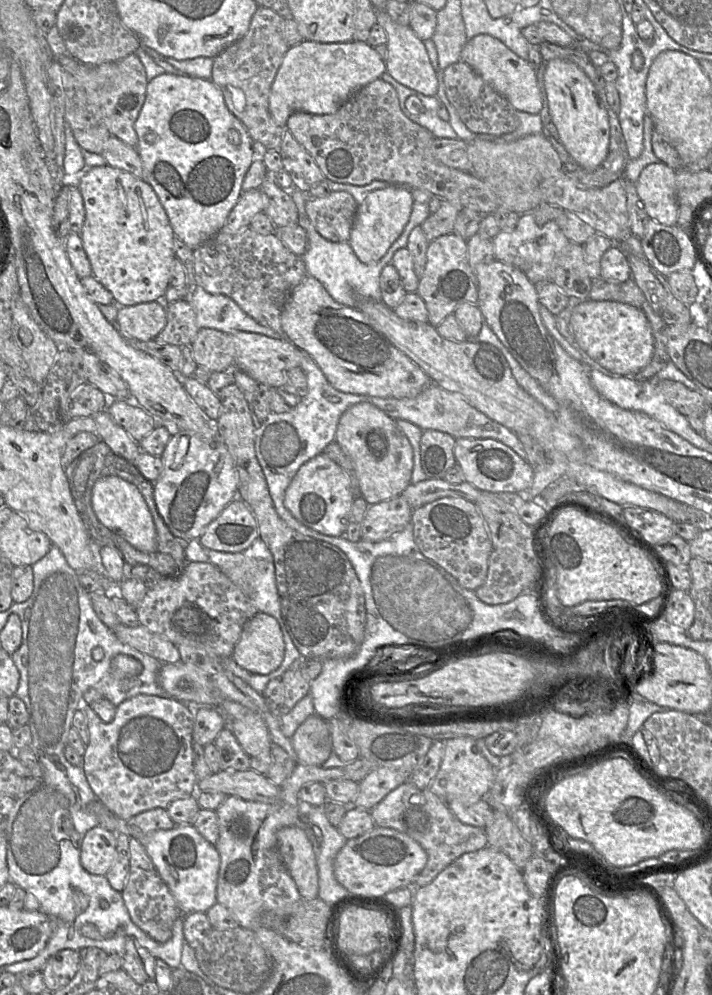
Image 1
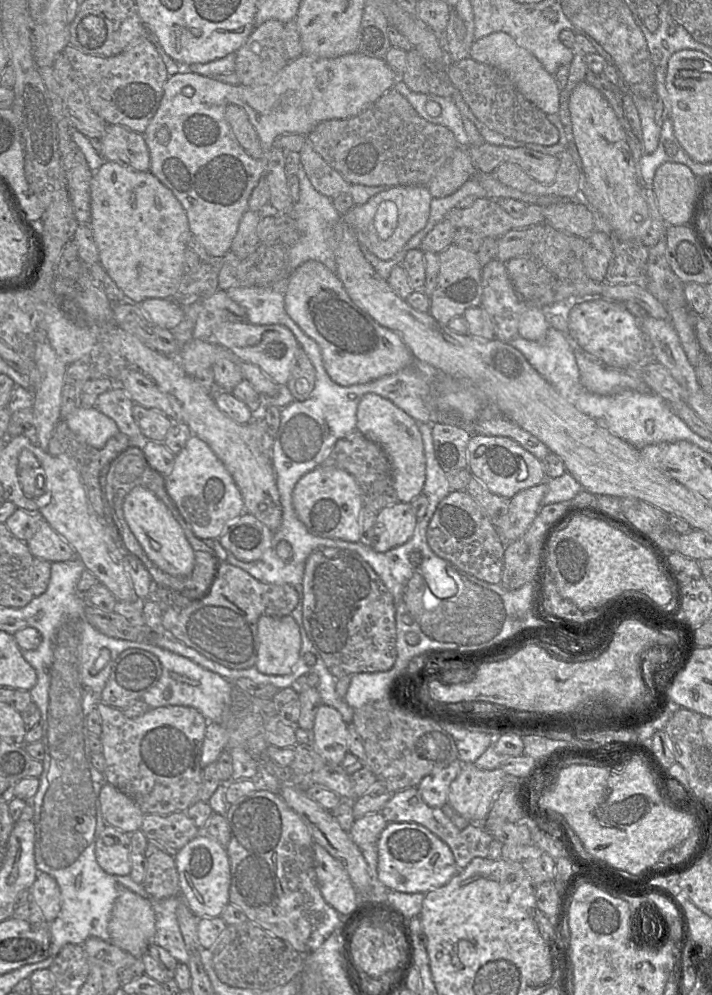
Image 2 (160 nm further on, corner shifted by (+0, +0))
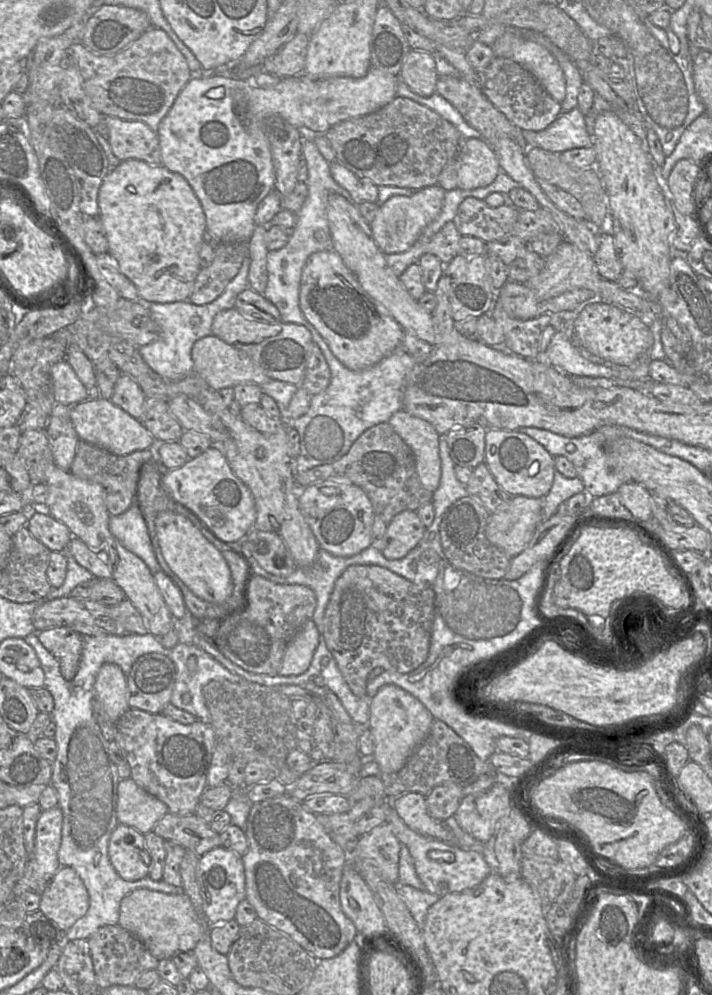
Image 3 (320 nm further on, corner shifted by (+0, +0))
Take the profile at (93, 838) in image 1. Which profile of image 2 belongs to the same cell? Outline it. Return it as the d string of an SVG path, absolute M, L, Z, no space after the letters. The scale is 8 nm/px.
M107 825L96 841L96 860L108 874L121 876L130 874L130 851L130 834L114 826Z

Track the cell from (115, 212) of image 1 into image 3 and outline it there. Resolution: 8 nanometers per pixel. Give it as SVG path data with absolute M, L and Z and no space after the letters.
M140 159L122 160L103 179L98 205L108 252L117 260L121 272L135 284L138 296L158 303L188 300L201 269L199 247L206 233L203 208L189 182L162 164L150 164Z

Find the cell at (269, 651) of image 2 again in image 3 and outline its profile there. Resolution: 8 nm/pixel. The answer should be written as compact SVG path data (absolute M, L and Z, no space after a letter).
M307 621L288 642L277 675L294 676L304 673L311 664L320 636L315 622Z

